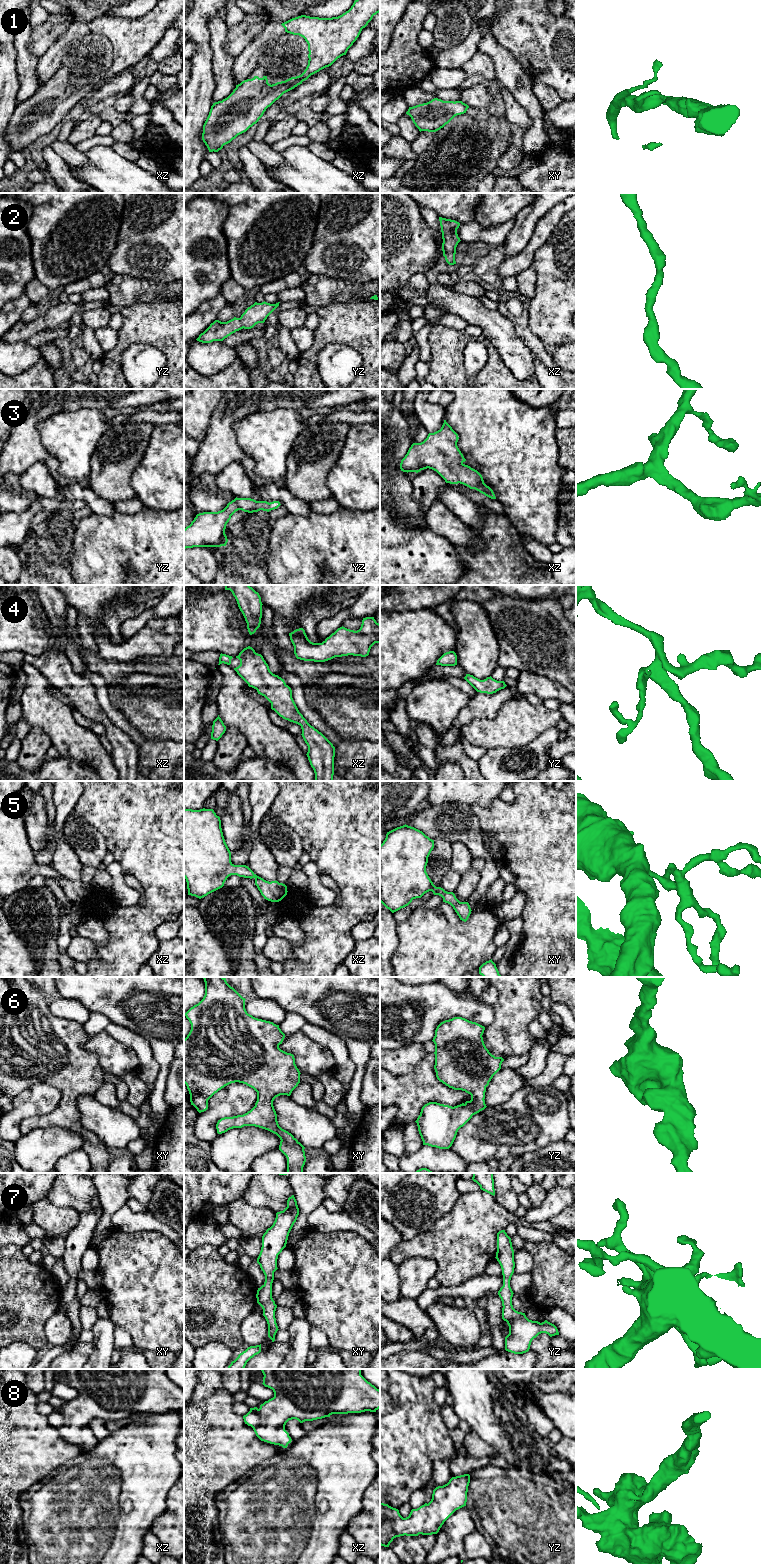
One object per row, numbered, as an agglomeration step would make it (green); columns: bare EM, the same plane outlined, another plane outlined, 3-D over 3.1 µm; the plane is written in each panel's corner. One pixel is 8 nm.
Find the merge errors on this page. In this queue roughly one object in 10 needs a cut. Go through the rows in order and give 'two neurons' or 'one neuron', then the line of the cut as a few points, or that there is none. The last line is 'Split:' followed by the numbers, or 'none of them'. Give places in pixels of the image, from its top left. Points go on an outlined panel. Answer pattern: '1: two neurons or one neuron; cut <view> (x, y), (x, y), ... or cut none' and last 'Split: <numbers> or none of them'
1: one neuron; cut none
2: one neuron; cut none
3: one neuron; cut none
4: one neuron; cut none
5: one neuron; cut none
6: one neuron; cut none
7: one neuron; cut none
8: one neuron; cut none
Split: none of them

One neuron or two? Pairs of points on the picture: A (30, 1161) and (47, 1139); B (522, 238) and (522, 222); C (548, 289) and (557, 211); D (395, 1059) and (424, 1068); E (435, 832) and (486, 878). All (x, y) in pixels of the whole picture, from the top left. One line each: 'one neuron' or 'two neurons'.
A: one neuron
B: one neuron
C: two neurons
D: two neurons
E: one neuron

